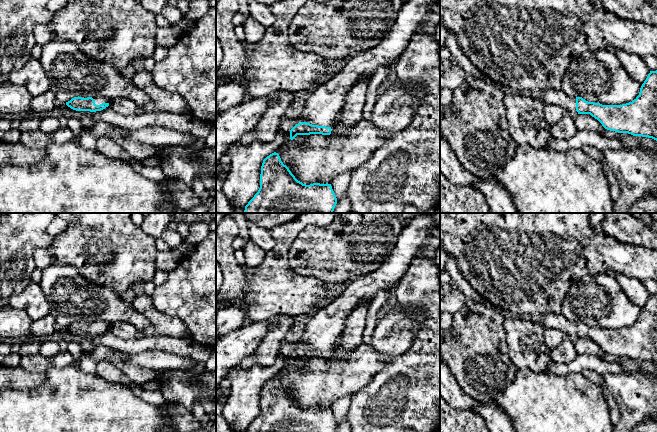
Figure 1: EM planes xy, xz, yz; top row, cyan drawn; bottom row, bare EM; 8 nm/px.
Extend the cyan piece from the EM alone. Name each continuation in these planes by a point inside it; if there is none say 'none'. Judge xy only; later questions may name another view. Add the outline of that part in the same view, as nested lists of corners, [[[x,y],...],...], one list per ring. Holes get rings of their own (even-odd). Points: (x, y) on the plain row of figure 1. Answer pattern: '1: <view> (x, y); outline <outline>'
1: xy (98, 324); outline [[[92,321],[95,324],[96,329],[100,329],[102,327],[110,327],[110,325],[106,321]]]

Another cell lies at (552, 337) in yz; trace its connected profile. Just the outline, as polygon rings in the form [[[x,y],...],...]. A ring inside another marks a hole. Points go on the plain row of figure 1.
[[[553,328],[544,330],[544,341],[549,350],[555,349],[565,338],[566,335],[562,331]]]

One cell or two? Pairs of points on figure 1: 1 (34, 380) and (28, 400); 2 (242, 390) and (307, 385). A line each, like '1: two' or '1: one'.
1: two
2: two

